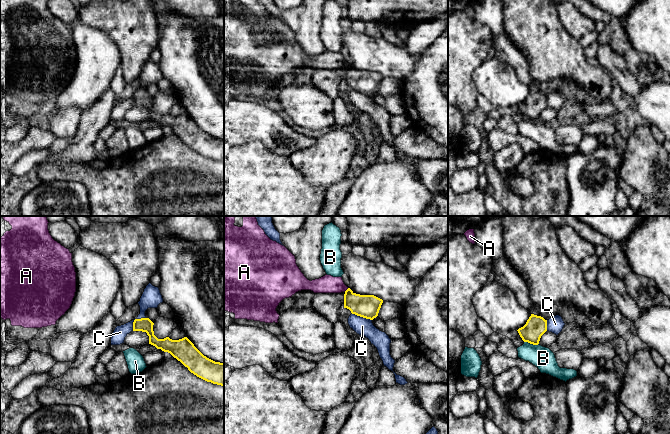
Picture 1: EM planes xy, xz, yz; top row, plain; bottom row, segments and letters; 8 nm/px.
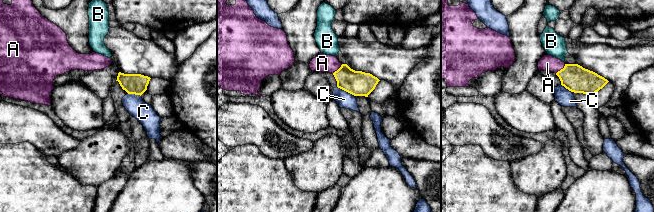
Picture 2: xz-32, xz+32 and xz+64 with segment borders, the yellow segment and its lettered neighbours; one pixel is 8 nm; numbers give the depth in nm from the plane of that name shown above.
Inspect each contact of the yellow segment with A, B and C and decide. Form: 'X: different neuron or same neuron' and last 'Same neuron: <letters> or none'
A: same neuron
B: different neuron
C: different neuron
Same neuron: A

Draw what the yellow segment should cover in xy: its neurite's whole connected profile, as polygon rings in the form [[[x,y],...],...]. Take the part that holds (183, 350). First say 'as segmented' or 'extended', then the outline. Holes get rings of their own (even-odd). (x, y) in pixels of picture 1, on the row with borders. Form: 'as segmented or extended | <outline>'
as segmented | [[[149,318],[135,319],[133,331],[146,332],[149,344],[170,353],[197,377],[224,387],[224,363],[215,362],[204,356],[187,337],[179,340],[172,340],[169,337],[158,339],[154,335],[153,325]]]

